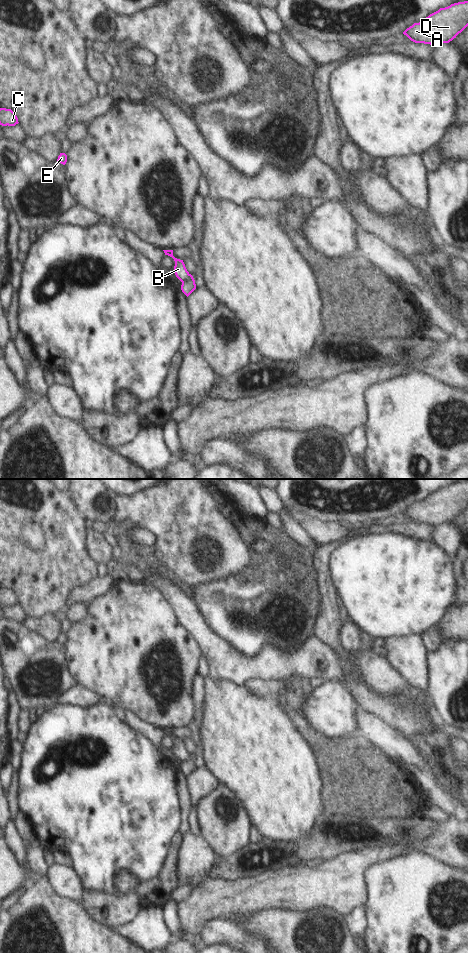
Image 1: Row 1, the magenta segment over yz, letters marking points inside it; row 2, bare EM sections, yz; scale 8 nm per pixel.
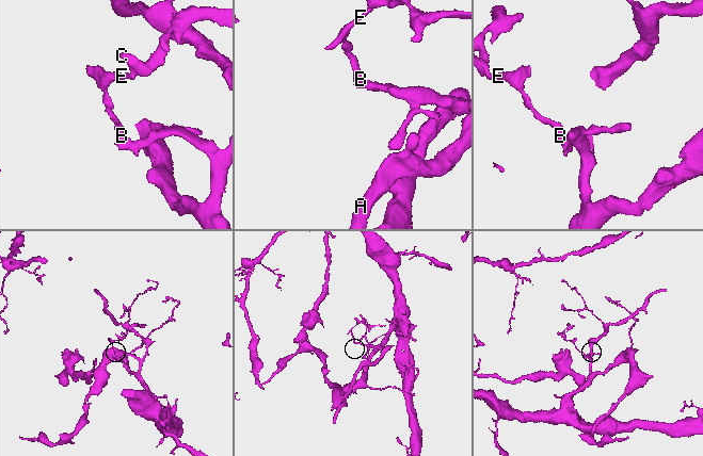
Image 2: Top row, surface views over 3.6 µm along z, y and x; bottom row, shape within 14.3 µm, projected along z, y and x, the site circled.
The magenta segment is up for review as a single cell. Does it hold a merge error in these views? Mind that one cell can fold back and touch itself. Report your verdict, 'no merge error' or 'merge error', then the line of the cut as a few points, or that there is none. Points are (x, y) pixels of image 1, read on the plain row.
merge error | yz (192, 757), (182, 763)

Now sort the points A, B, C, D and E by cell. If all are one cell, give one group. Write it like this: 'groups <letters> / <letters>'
groups A D / B C E

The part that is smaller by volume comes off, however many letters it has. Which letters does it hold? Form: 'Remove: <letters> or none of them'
Remove: B, C, E

